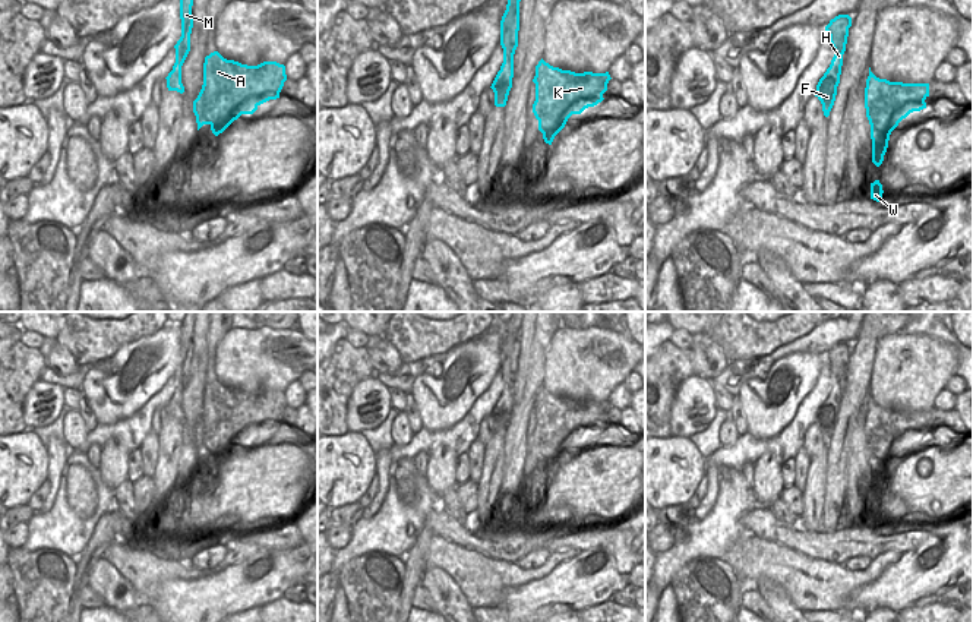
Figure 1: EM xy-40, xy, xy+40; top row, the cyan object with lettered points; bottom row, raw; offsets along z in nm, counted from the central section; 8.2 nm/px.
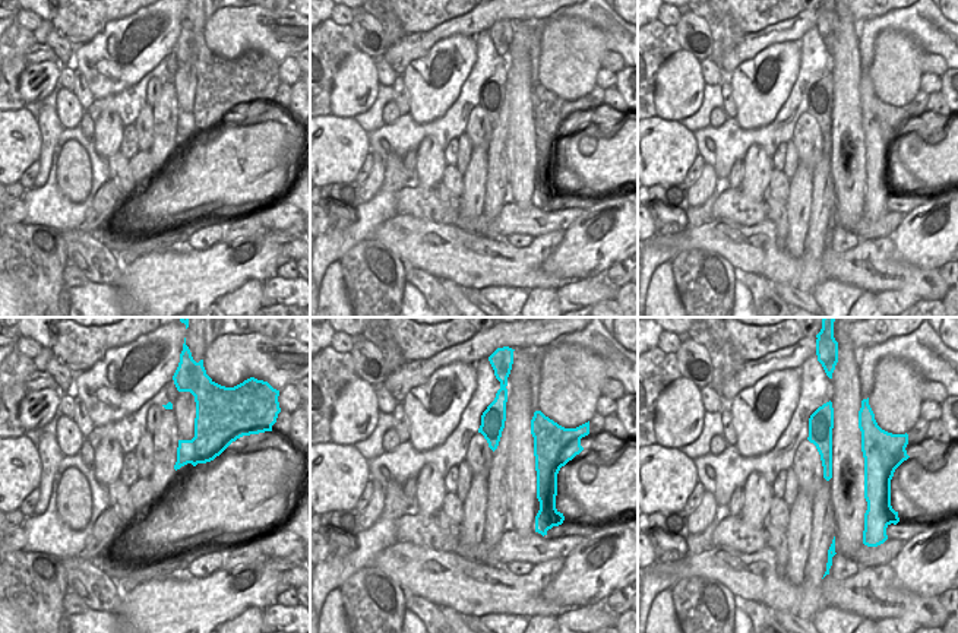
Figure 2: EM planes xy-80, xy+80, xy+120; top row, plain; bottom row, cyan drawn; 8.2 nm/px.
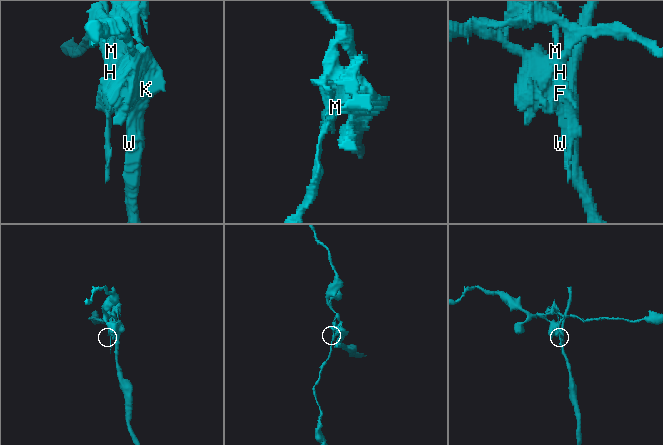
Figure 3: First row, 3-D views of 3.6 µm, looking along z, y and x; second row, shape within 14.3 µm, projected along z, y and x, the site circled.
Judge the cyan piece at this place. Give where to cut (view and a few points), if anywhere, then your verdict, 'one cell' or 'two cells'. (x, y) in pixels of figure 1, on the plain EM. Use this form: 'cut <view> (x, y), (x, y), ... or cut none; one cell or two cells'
cut xy+40 (871, 454), (877, 458), (877, 477), (883, 483); two cells

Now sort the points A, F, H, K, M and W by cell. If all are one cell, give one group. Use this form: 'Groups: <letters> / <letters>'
Groups: A F H K M / W

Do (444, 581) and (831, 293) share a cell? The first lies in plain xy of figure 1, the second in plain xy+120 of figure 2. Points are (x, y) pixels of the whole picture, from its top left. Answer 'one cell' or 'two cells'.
one cell

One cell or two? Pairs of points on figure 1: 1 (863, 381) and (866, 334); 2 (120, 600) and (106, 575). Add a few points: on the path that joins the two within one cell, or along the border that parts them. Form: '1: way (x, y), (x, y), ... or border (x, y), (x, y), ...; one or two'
1: way (863, 369), (863, 346); one
2: way (114, 594), (114, 589), (107, 581); one

